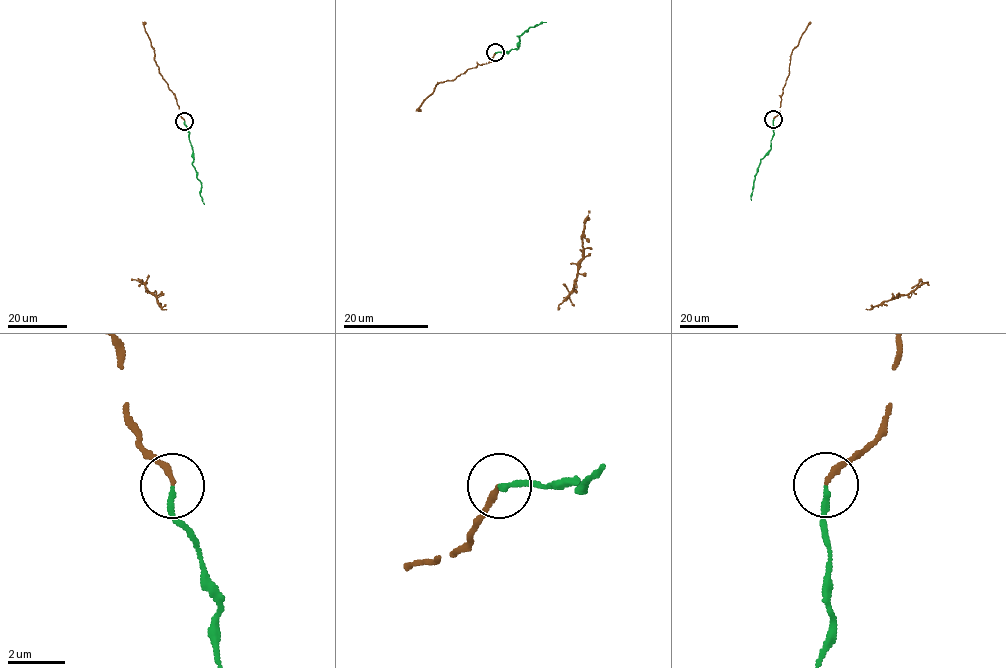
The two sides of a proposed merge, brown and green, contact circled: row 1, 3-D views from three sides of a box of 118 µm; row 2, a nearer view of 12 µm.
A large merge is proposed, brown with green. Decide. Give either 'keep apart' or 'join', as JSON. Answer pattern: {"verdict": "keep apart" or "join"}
{"verdict": "join"}

